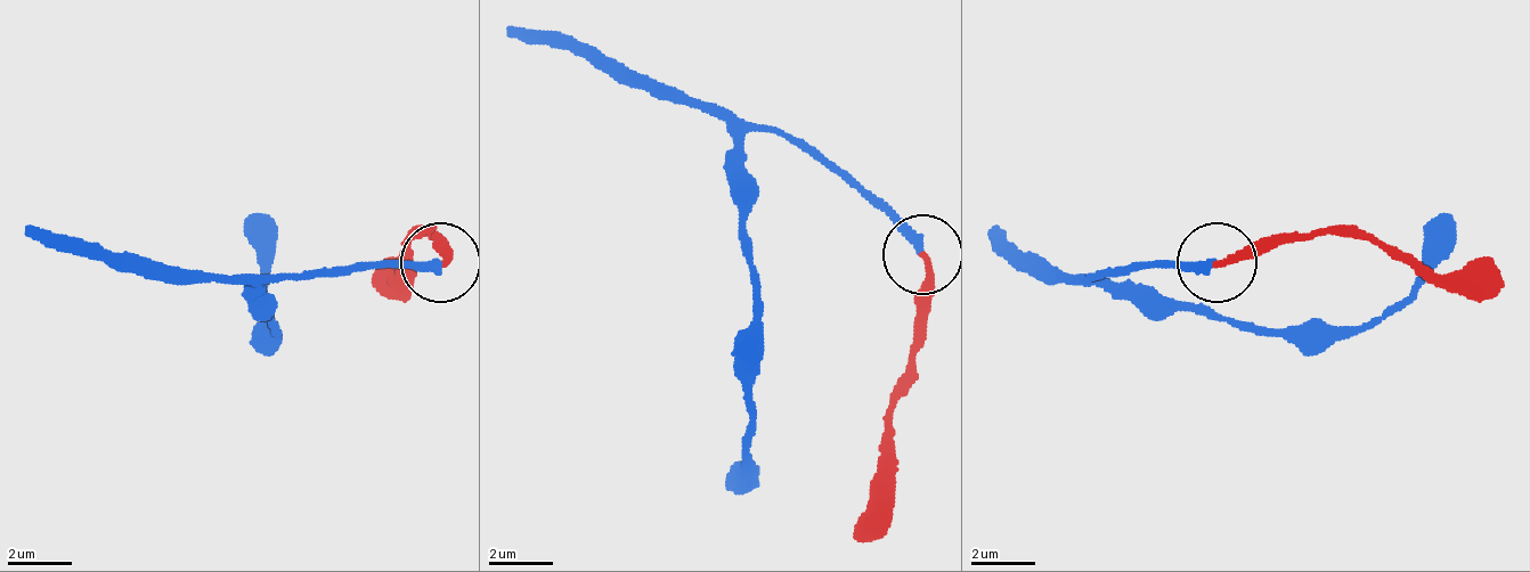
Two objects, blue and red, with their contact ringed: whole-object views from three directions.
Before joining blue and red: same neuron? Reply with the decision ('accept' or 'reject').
accept

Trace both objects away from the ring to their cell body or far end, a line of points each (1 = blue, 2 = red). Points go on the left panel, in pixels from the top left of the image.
1: (438, 261), (334, 269), (262, 285), (270, 332), (262, 292), (262, 237), (246, 213)
2: (438, 261), (446, 261), (430, 237), (406, 245), (374, 285)

